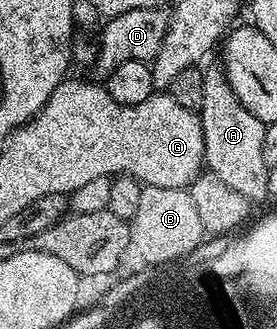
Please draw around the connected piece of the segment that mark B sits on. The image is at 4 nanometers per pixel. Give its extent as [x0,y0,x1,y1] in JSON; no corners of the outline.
[132,186,207,268]

